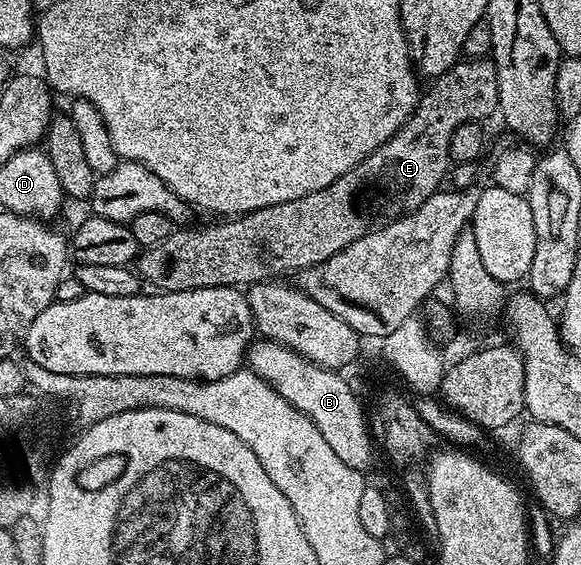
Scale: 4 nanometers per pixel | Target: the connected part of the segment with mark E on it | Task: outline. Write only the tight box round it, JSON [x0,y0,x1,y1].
[136,57,498,293]

